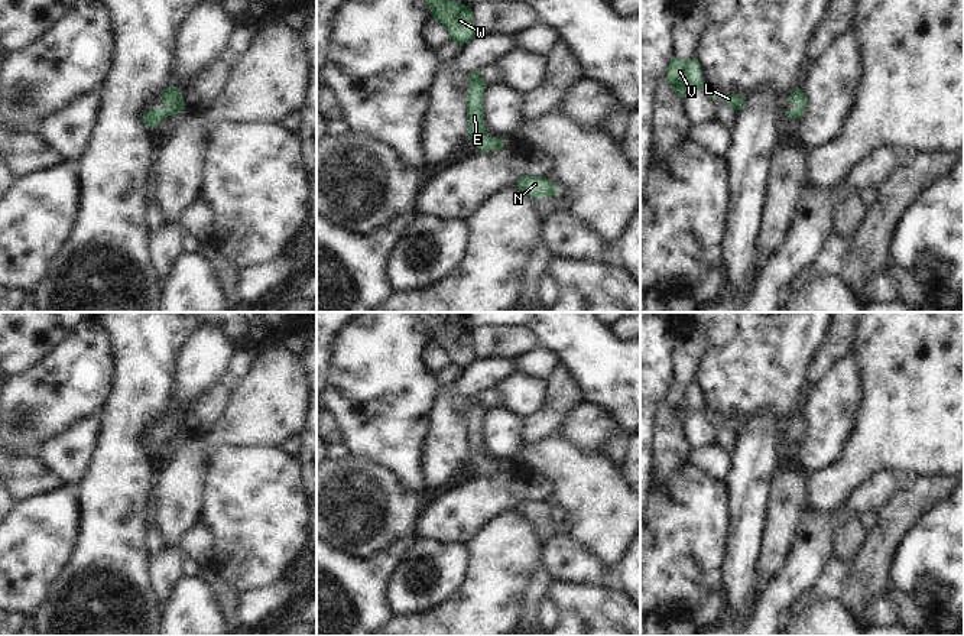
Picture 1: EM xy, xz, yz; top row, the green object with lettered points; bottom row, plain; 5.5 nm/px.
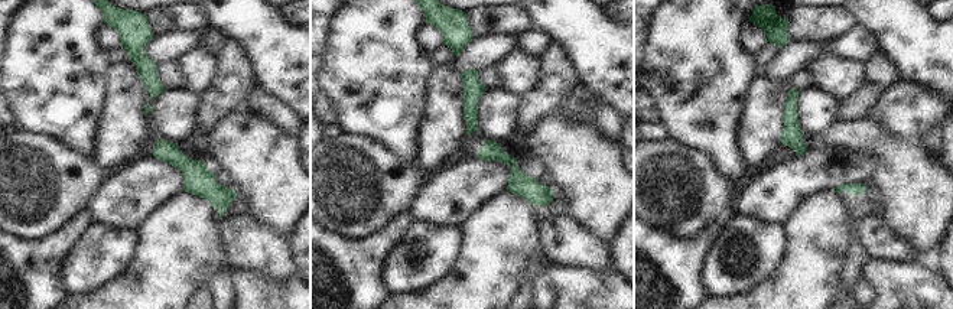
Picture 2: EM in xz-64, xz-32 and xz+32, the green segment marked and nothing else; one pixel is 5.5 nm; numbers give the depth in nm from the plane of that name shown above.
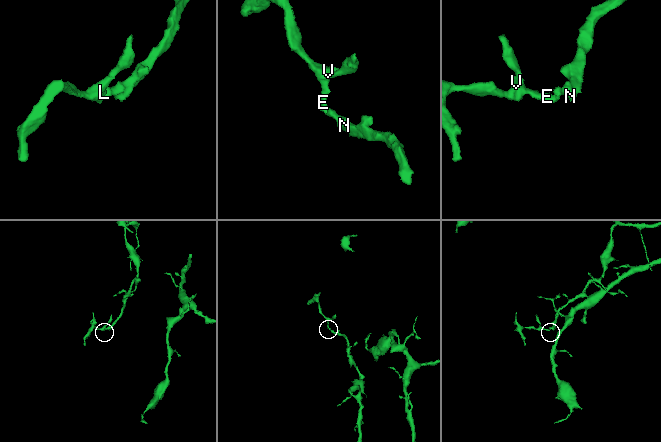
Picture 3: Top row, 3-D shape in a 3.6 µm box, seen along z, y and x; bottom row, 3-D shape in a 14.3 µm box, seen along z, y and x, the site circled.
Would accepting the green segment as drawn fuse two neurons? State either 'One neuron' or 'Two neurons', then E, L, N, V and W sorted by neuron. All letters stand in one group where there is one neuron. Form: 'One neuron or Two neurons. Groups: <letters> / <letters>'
One neuron. Groups: E L N V W

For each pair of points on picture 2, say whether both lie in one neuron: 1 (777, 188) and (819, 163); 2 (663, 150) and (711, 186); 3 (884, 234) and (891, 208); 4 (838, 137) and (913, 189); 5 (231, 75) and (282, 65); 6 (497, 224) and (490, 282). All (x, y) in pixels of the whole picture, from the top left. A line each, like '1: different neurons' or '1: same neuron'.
1: same neuron
2: same neuron
3: different neurons
4: same neuron
5: different neurons
6: same neuron

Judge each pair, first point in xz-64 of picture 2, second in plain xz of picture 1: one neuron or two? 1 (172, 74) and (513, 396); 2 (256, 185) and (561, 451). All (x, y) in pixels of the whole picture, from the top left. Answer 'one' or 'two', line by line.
1: two
2: one

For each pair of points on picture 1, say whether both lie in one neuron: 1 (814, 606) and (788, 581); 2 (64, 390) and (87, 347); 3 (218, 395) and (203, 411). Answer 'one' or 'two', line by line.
1: two
2: one
3: one

